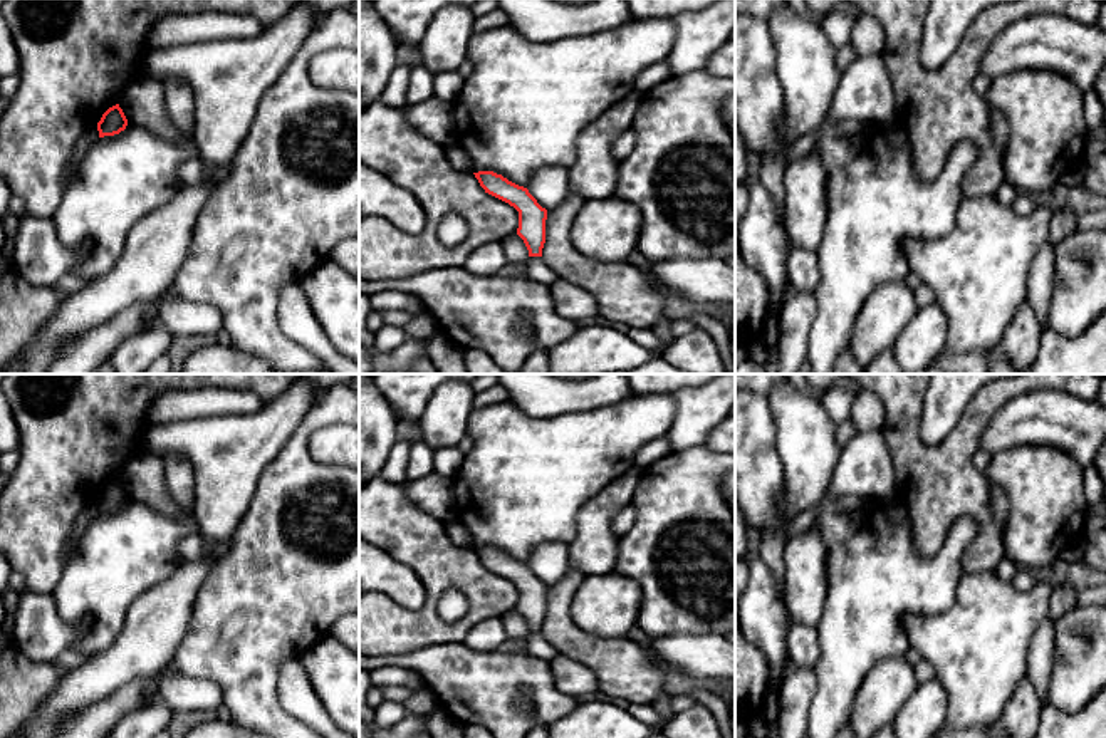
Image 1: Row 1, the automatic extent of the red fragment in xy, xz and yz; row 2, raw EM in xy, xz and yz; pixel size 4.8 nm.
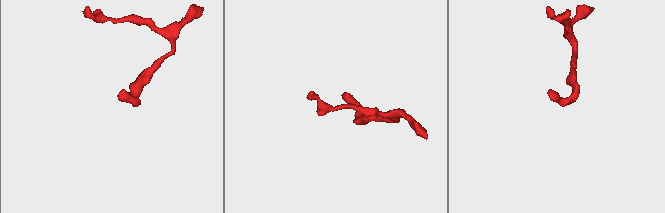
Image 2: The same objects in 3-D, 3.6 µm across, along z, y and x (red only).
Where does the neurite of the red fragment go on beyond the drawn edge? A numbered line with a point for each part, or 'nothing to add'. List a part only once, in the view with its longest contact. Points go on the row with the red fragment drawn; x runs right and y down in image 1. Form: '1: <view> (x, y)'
nothing to add

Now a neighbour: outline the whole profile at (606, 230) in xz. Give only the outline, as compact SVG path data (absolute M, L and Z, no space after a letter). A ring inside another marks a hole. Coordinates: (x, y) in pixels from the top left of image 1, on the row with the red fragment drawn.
M621 198L586 200L572 221L571 240L587 258L624 262L638 248L641 221L639 208Z

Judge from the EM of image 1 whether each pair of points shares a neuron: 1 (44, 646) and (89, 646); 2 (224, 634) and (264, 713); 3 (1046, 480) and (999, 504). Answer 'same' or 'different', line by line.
1: different
2: same
3: different

